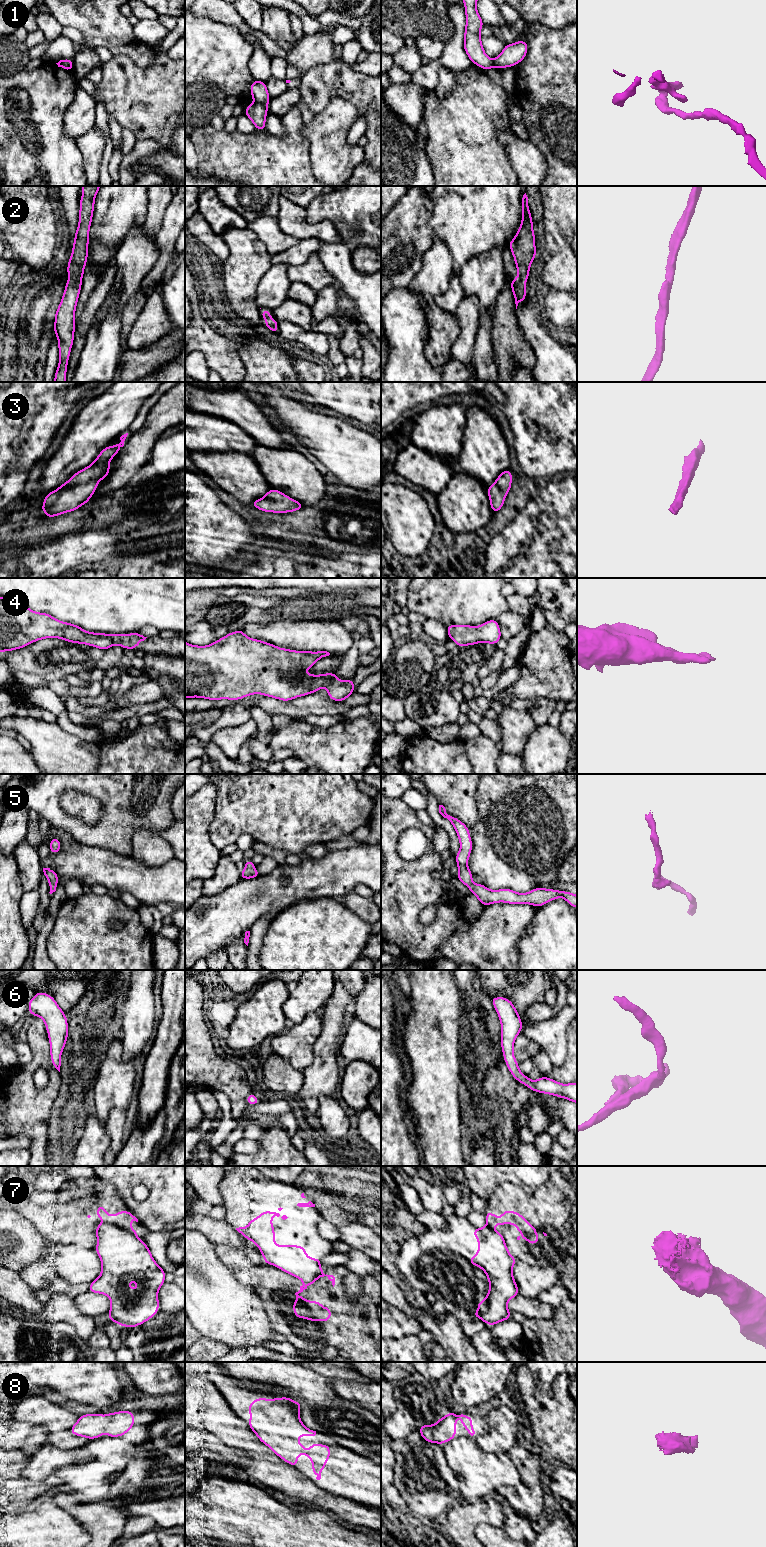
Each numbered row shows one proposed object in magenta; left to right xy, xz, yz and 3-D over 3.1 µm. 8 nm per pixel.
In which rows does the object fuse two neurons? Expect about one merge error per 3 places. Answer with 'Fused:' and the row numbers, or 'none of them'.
Fused: 1, 7

